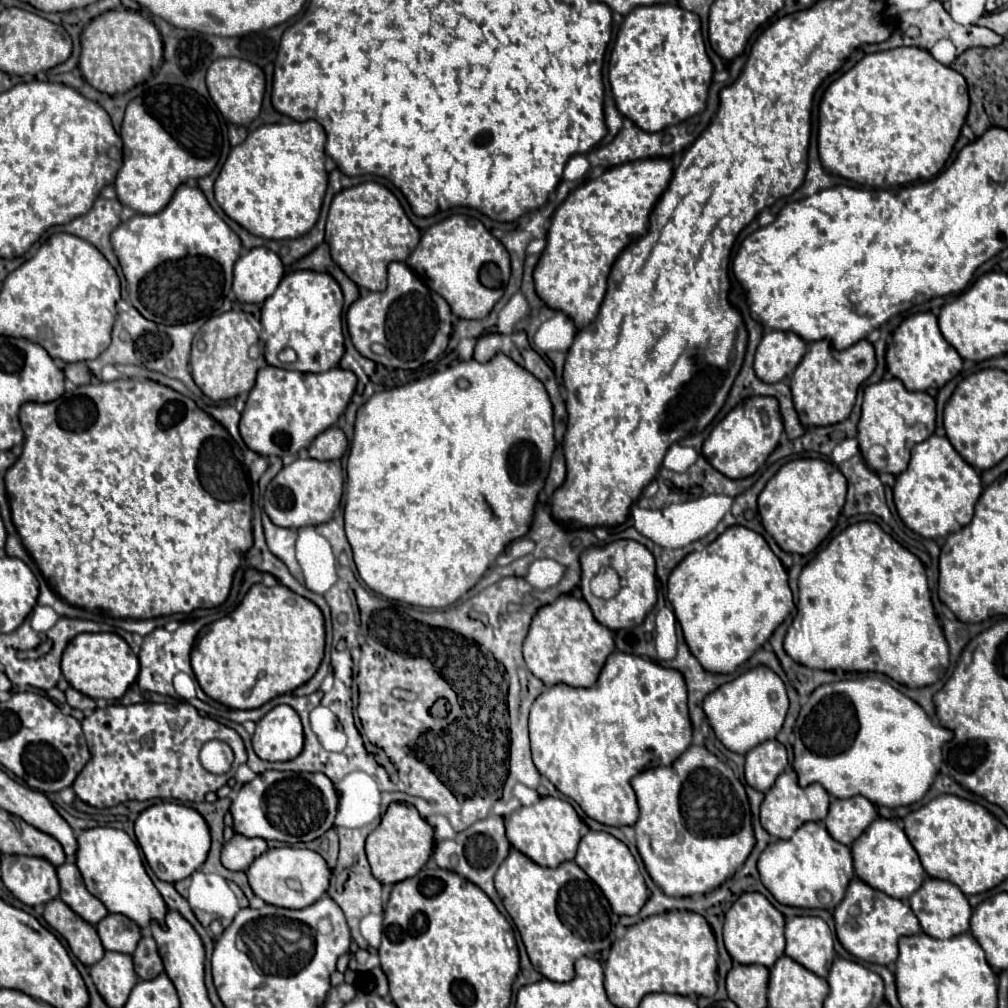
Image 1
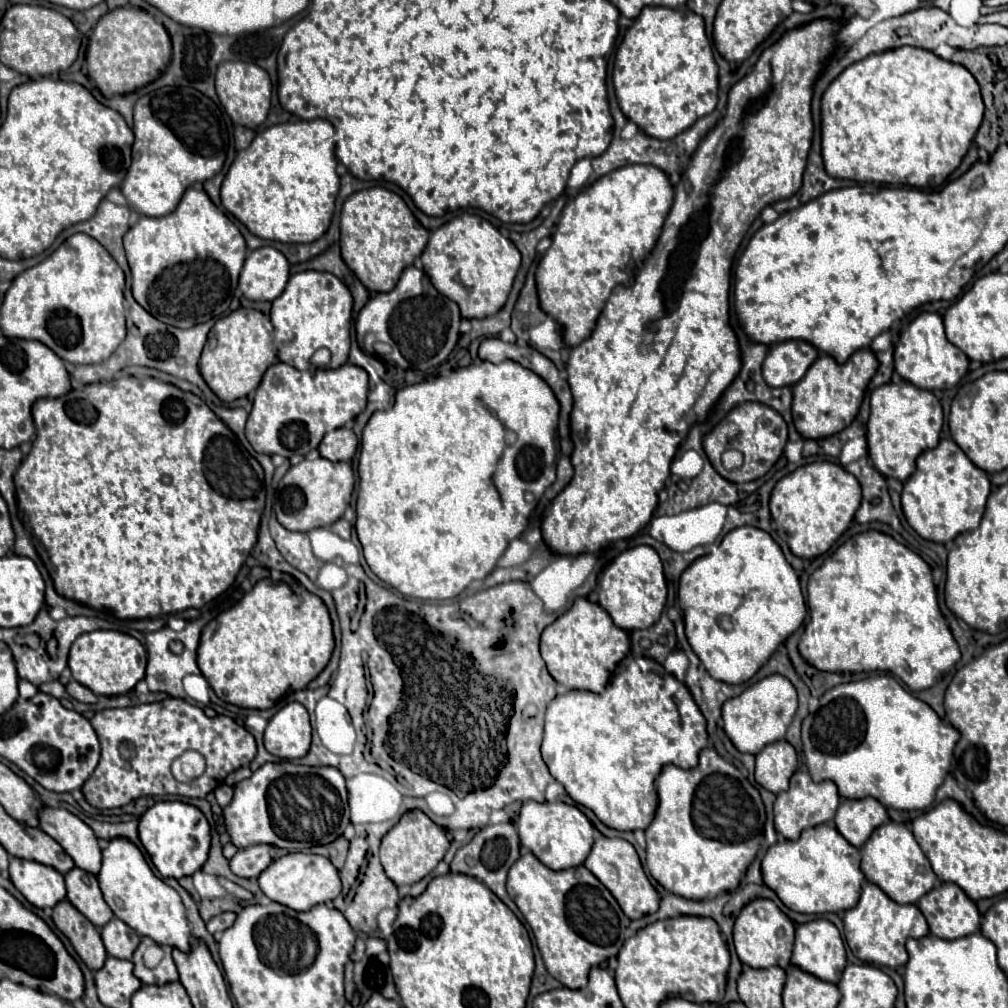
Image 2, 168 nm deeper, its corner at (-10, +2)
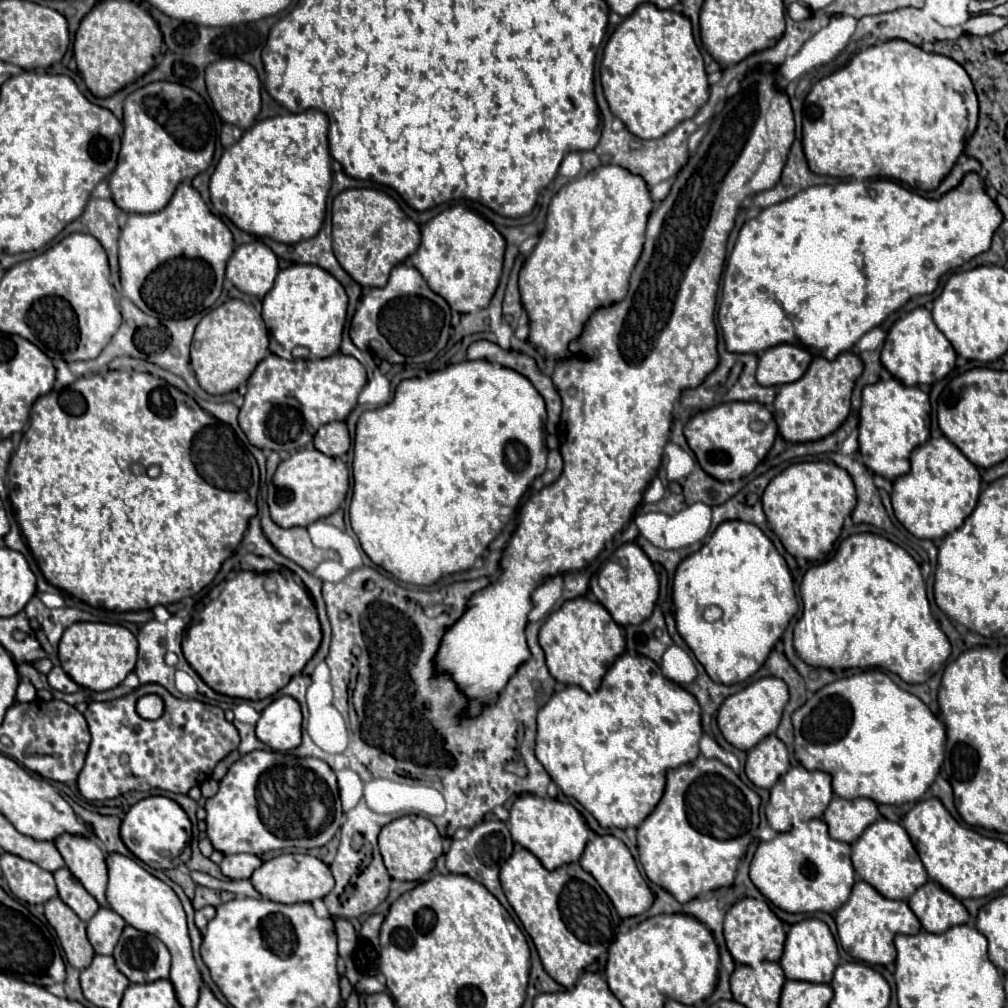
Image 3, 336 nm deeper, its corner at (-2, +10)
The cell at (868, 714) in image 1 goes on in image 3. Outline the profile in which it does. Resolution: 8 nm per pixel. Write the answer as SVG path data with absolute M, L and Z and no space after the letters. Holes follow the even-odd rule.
M861 671L857 675L837 679L837 681L829 683L829 685L825 685L823 689L813 693L807 699L807 703L803 707L799 707L795 711L795 715L791 715L791 719L793 719L793 727L795 727L795 755L797 755L797 759L809 771L827 771L833 777L833 793L843 797L843 799L867 797L867 799L873 799L875 803L887 803L887 805L901 805L901 803L917 801L917 799L921 799L925 795L925 791L935 781L935 777L940 772L945 758L945 725L929 711L929 707L919 697L915 697L915 695L903 691L901 687L897 687L883 671Z

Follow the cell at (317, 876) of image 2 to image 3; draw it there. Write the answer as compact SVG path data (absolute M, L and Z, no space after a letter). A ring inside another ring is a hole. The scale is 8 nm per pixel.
M293 853L293 855L279 855L265 861L259 869L251 875L253 887L267 899L277 903L303 903L313 899L323 899L333 889L333 875L329 867L313 855Z

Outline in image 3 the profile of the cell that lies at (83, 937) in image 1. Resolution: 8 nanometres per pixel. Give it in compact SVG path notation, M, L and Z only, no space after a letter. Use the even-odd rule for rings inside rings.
M59 897L45 903L45 917L57 931L67 961L75 969L85 969L95 955L85 933L85 923Z

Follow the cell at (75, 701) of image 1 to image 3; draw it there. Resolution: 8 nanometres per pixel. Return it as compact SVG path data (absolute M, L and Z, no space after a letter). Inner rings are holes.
M59 665L51 669L47 679L49 679L49 685L57 691L63 691L63 693L77 693L79 691L79 685Z

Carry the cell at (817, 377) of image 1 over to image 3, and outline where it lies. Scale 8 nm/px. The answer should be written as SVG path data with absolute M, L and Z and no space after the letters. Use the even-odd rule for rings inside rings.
M851 351L841 353L835 361L813 357L803 379L779 387L773 417L777 421L781 437L785 441L801 443L801 441L817 441L831 435L849 415L851 391L861 371L863 371L863 361L859 359L859 355Z

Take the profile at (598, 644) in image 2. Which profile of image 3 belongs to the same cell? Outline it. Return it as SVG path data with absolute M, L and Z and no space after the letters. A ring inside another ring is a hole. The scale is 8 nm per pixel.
M575 597L553 611L539 629L539 645L545 651L547 667L551 675L565 685L583 687L587 693L595 693L605 671L625 651L625 637L621 627L611 619L609 611L587 597Z

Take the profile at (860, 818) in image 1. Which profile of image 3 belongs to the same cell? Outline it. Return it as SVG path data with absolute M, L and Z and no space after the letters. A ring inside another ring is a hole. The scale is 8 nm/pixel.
M833 797L823 819L829 825L829 835L837 841L853 843L865 827L879 819L877 803L871 799L843 799Z

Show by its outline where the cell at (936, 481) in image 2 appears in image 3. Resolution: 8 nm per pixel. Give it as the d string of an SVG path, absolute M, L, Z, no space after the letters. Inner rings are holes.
M947 437L929 439L911 453L911 469L893 481L891 501L899 523L919 539L941 539L959 529L977 505L981 475Z

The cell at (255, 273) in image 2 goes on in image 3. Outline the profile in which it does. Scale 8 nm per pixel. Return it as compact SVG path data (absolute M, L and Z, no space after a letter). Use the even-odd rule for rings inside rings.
M263 241L239 245L227 263L227 279L239 291L259 299L273 287L277 271L277 255Z

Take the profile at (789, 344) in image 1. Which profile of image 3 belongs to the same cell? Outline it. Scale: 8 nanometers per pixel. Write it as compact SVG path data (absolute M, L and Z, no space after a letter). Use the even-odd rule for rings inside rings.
M789 343L769 347L759 355L757 381L763 387L793 383L807 371L809 363L811 363L811 353L805 347Z

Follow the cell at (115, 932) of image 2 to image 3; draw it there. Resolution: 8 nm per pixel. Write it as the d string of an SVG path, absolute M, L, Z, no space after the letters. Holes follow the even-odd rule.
M101 907L91 921L87 923L87 937L99 955L113 955L115 943L119 941L119 935L123 933L123 927L127 923L123 917L119 917L115 911Z

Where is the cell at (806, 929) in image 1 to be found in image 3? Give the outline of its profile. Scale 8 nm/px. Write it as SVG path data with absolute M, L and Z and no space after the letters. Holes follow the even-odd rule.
M805 919L791 925L785 941L785 953L781 957L781 967L787 979L811 981L811 983L829 983L831 975L839 963L839 951L833 933L829 931L827 923L821 919Z

